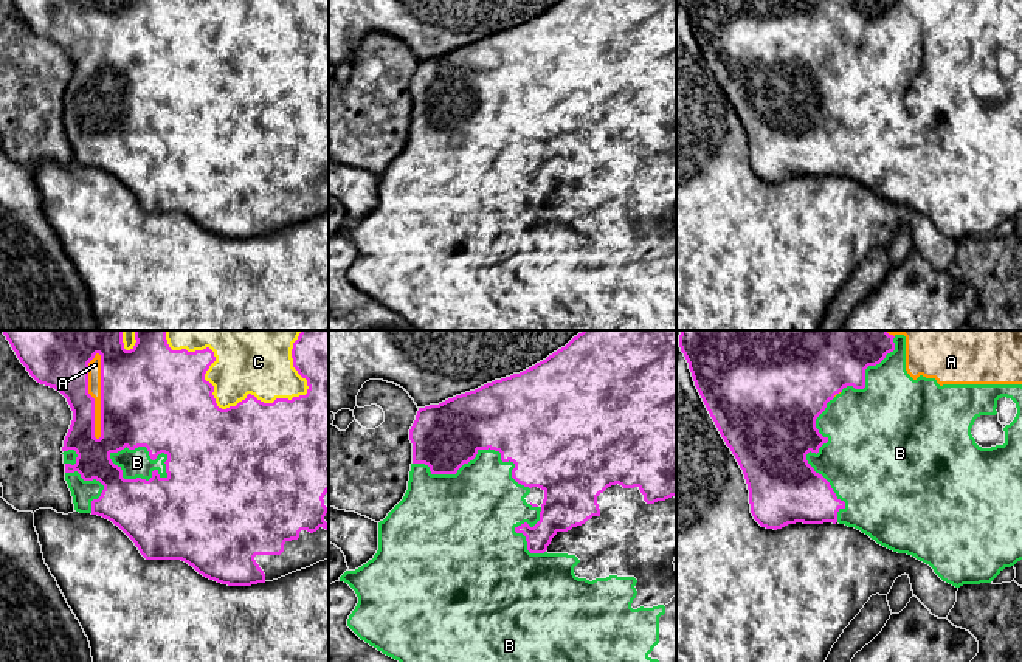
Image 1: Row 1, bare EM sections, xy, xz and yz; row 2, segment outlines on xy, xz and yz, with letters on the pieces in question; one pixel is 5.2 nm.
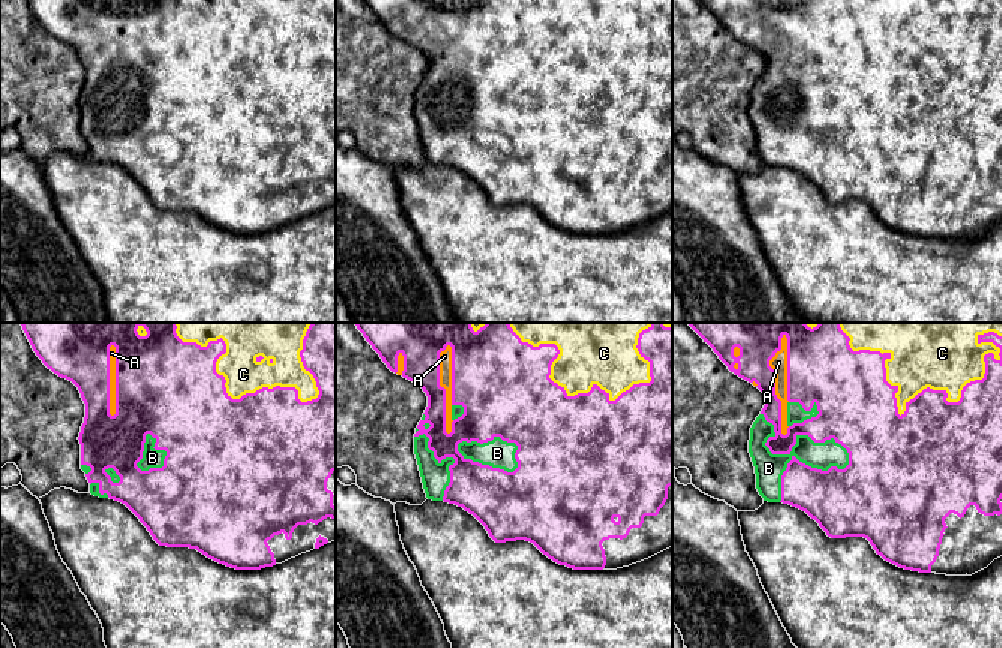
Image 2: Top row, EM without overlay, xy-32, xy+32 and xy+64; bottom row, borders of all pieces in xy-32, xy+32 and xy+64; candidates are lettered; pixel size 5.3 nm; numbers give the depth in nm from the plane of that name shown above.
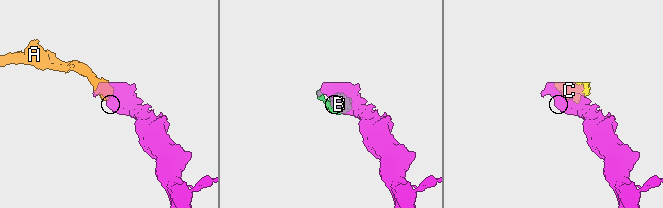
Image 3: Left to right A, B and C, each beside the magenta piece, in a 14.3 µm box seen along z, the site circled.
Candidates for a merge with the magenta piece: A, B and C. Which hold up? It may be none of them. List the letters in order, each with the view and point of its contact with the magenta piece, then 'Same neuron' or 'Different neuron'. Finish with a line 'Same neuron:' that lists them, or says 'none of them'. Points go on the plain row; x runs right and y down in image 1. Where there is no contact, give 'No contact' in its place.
A: Touches magenta at xy (101, 48). Different neuron
B: Touches magenta at xy (137, 131). Different neuron
C: Touches magenta at xy (216, 56). Same neuron
Same neuron: C

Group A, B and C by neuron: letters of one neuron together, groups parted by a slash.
A B / C

